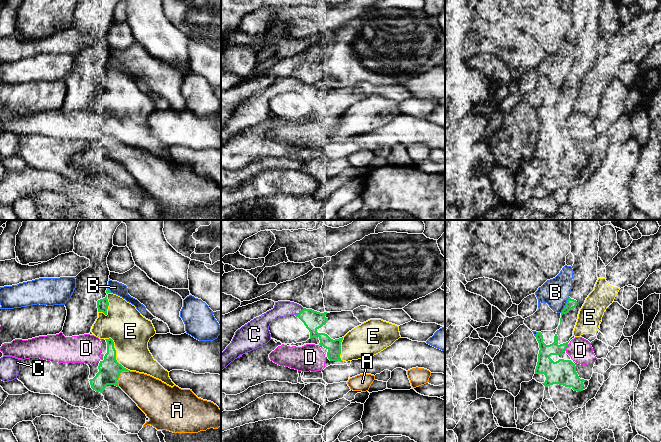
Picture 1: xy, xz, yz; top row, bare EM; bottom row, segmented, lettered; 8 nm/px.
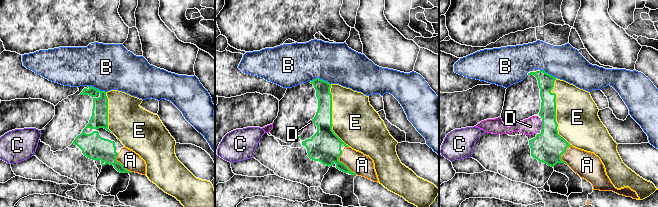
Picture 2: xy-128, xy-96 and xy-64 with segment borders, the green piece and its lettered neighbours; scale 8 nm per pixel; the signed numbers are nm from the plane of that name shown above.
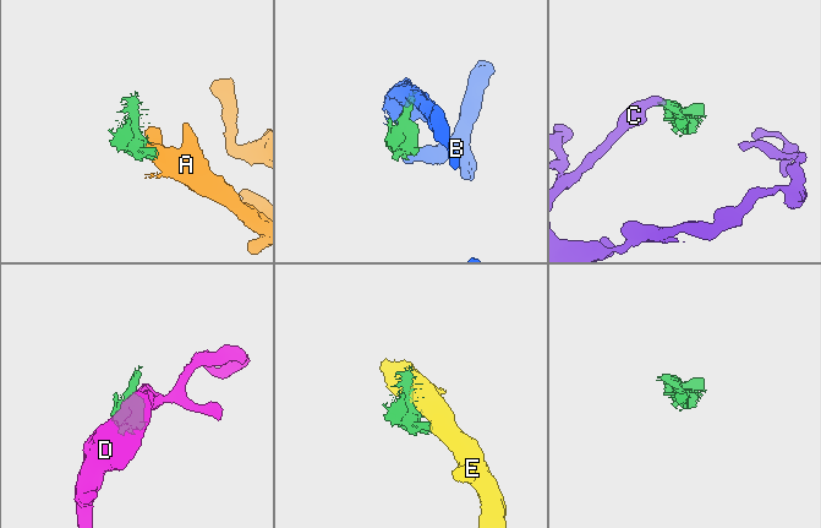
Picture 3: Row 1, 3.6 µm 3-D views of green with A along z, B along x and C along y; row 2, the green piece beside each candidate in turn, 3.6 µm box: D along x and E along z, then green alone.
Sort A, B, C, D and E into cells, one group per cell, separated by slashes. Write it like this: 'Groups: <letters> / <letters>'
Groups: A D / B / C / E

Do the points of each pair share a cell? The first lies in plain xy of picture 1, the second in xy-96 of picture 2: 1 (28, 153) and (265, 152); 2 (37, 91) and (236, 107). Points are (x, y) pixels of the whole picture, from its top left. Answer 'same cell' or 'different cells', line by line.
1: same cell
2: same cell

